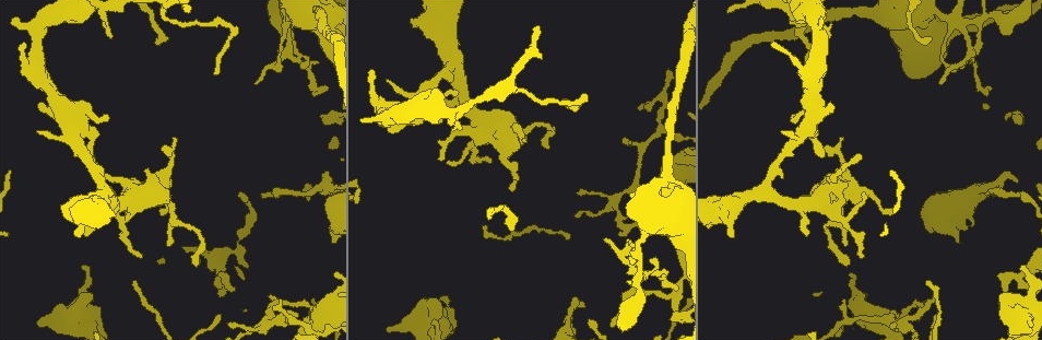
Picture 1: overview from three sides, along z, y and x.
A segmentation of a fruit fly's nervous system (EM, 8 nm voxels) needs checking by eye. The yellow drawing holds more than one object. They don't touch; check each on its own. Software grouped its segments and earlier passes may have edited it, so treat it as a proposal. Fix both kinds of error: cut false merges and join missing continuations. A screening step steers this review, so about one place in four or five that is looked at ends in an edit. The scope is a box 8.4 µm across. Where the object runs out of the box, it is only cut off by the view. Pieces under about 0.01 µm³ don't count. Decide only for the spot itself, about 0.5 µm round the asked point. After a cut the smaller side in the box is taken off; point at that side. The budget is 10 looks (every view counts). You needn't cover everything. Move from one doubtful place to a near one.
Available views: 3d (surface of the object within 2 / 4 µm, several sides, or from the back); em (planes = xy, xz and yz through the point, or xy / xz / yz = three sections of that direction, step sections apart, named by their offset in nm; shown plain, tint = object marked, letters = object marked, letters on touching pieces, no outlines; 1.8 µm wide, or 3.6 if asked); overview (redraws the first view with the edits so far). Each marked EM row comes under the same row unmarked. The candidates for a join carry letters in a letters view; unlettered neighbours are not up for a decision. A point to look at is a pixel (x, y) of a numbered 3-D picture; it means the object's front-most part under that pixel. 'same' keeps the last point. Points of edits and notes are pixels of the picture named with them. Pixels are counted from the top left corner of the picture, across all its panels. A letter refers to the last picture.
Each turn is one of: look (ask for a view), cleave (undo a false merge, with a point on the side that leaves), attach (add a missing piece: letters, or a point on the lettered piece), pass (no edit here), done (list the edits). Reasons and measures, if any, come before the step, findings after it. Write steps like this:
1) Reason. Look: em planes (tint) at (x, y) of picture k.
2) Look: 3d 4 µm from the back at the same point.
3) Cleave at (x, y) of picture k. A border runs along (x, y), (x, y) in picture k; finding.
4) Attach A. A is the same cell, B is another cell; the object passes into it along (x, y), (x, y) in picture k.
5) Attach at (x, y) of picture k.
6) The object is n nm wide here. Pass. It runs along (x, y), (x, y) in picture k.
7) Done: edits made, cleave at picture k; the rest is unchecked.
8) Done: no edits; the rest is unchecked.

Thick turns thin. Look: em xy step 16 (tint) at (1018, 276) of picture 1.

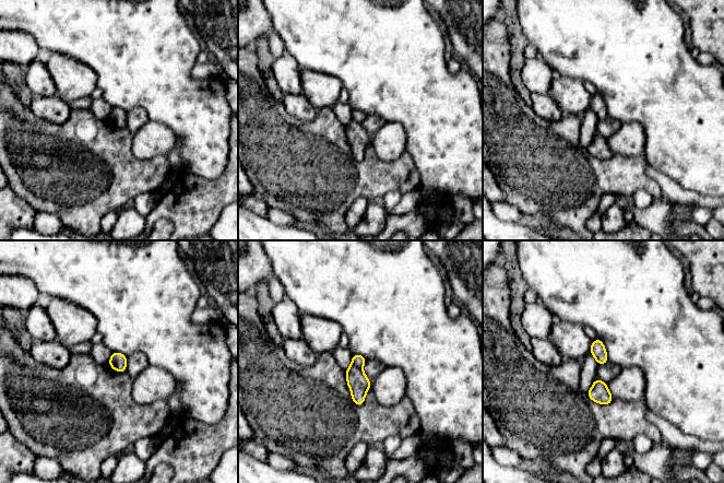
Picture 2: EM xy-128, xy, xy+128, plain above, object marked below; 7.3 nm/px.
Another direction. Look: em planes (letters) at the same point.

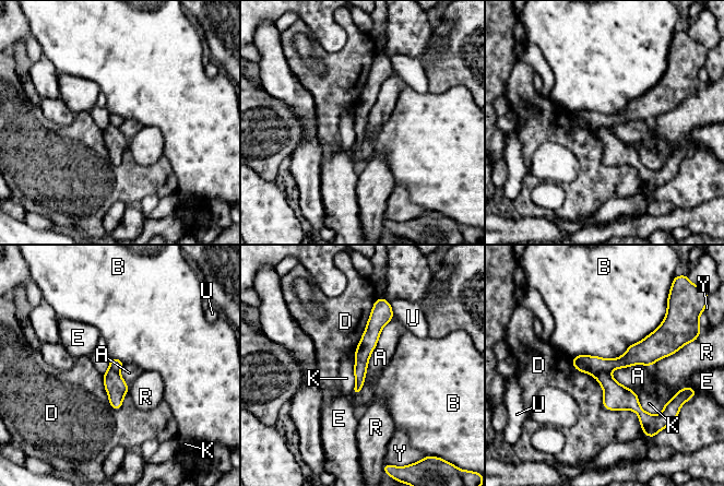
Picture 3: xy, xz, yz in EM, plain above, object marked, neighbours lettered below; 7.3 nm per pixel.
The longest contact is with D, 750 nm. Cleave at (616, 396) of picture 3. A, B, D, E, K, R, U and Y are other cells; a border runs along (607, 371), (601, 371), (594, 376) in picture 3; a second cell is stuck on.

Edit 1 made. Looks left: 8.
Redraw. Look: overview.

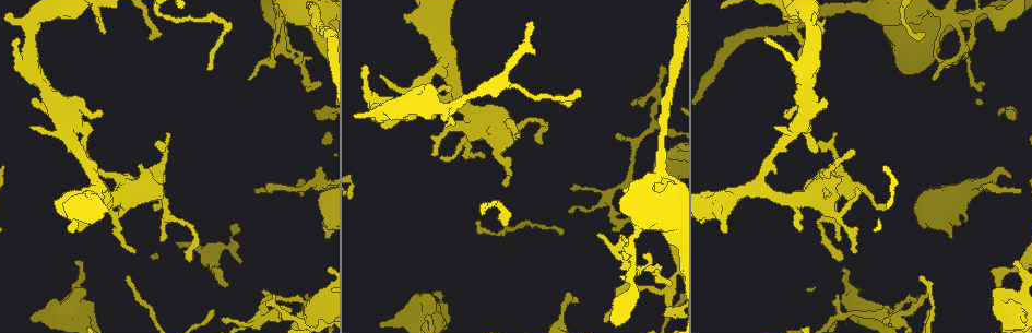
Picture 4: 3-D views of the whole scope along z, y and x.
Look: em planes (tint) at (100, 173) of picture 4.

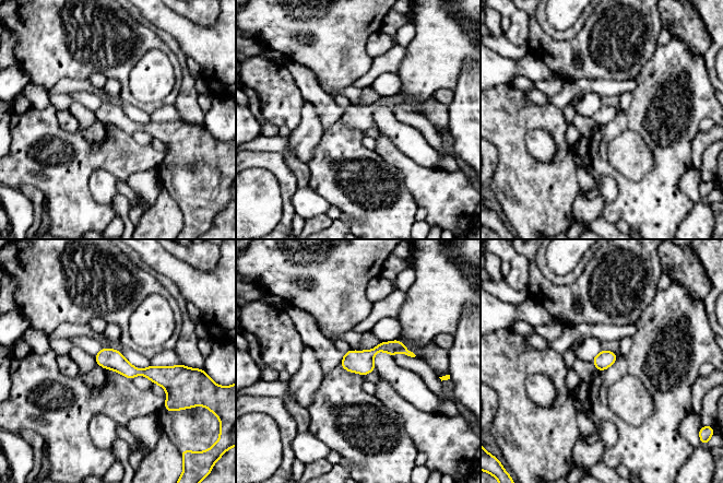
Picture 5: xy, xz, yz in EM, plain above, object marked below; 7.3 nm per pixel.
Look: em planes (letters) at the same point.

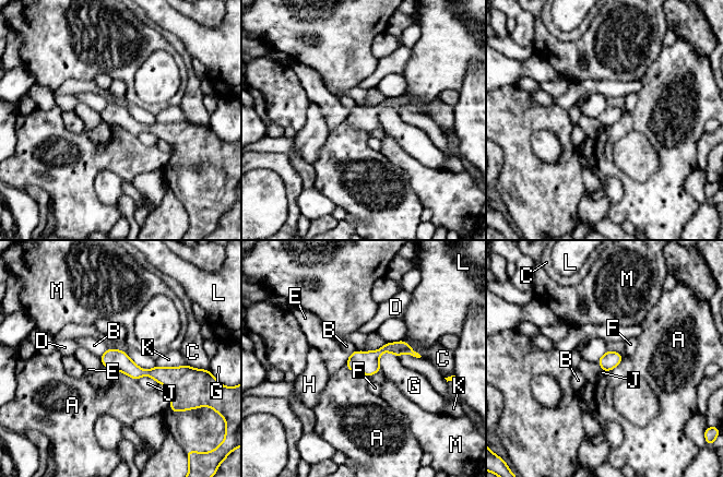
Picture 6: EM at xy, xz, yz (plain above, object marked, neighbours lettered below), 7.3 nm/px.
Pass. A, B, C, D, E, F, G, H, J, K, L and M are other cells; a border runs along (137, 380), (150, 376), (158, 383) in picture 6; all the same cell.

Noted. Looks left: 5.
Thick turns thin. Look: em 3.6 µm xz step 8 (tint) at (59, 315) of picture 4.

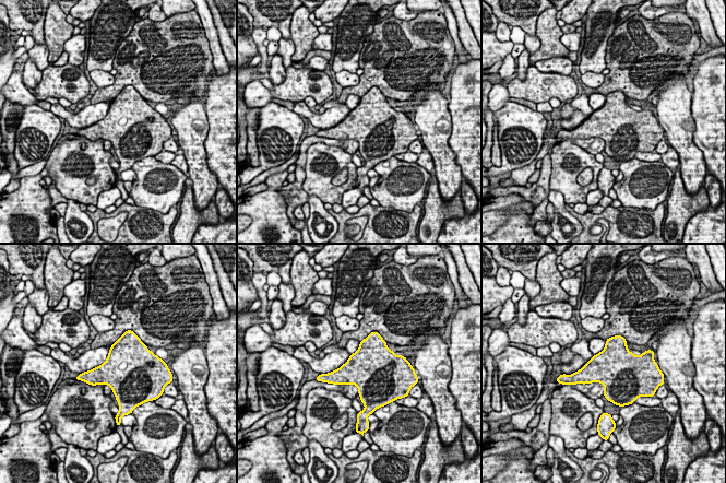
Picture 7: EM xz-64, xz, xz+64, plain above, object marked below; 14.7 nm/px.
Another direction. Look: em 3.6 µm planes (tint) at the same point.

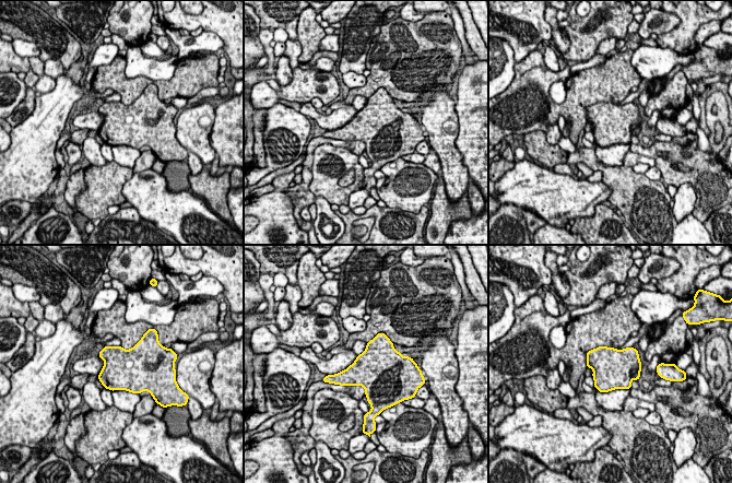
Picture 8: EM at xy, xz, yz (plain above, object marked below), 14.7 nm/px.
See the neighbours. Look: em 3.6 µm planes (letters) at the same point.

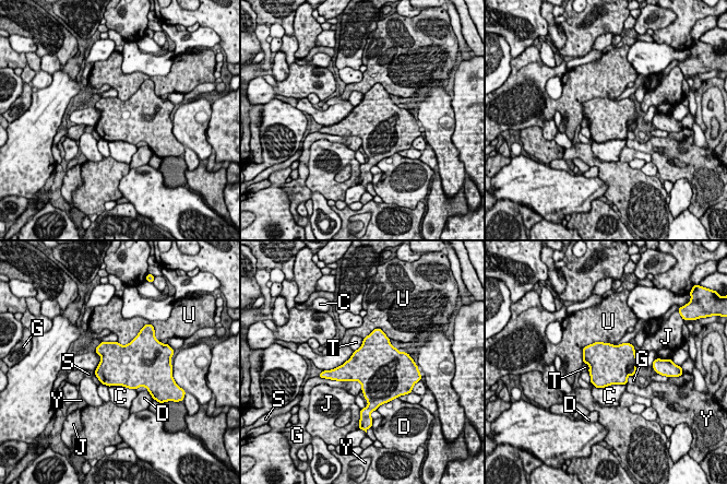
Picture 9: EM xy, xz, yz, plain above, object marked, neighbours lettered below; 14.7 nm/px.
The object is 600 nm wide here. Pass. C, D, G, J, S, T, U and Y are other cells; all the same cell.

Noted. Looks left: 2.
Done: edits made, cleave at picture 3; the rest is unchecked.

